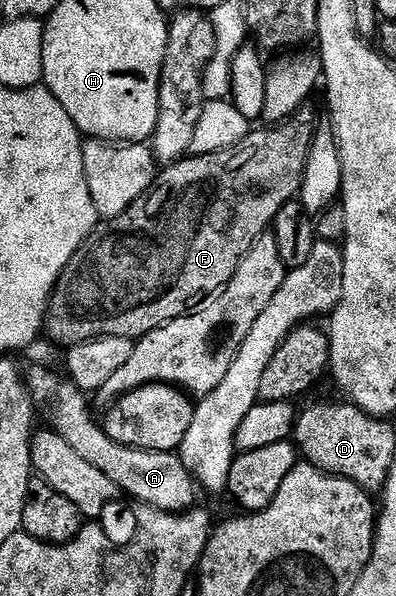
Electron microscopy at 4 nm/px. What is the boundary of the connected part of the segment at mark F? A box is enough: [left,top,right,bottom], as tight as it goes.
[44,106,316,346]

